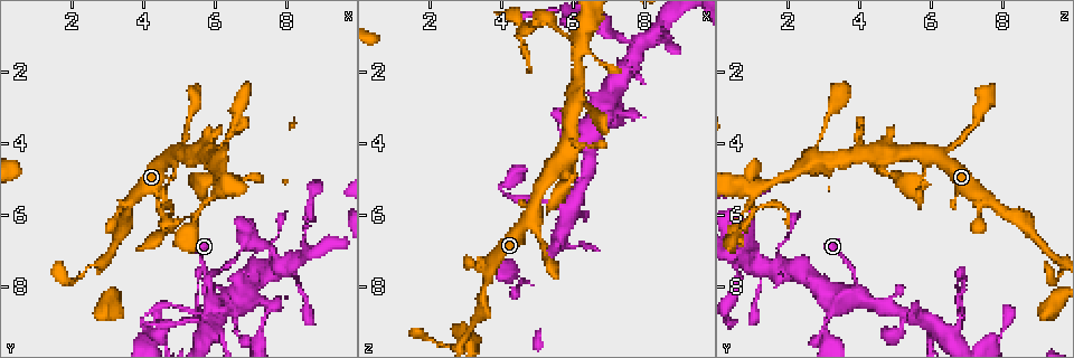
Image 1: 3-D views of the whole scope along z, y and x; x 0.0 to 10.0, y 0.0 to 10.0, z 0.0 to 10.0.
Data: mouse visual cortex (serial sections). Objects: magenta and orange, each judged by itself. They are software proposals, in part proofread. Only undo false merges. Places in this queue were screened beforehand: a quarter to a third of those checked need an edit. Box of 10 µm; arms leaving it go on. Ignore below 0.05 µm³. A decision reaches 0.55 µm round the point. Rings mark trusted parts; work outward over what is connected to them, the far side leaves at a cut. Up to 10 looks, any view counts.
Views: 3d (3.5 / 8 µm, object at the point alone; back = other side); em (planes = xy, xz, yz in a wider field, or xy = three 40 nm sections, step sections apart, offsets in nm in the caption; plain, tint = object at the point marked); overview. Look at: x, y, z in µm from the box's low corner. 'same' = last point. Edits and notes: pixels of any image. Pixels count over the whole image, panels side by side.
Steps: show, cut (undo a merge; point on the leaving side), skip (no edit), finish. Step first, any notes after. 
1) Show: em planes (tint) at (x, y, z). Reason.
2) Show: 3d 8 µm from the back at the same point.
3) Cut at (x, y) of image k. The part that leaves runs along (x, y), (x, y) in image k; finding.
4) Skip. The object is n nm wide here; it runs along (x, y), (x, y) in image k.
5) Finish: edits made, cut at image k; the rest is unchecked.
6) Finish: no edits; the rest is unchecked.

Show: 3d 8 µm at (6.05, 4.45, 2.90). Abrupt turn.

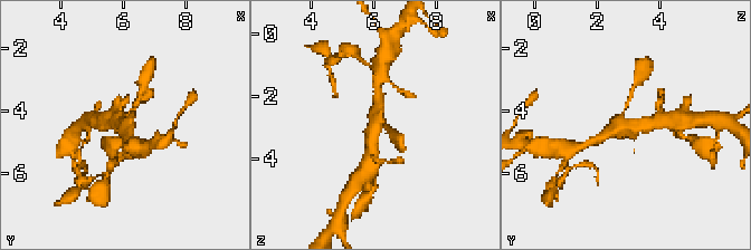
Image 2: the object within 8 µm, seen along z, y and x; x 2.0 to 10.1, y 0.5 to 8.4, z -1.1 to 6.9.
Show: em xy step 2 (tint) at the same point. Need the tissue.

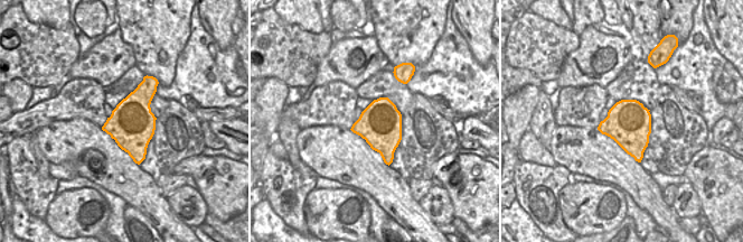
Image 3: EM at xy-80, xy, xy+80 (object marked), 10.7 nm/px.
Skip. The object is 480 nm wide here; it runs along (656, 122), (620, 127), (599, 140) in image 2; continuous, no second cell.

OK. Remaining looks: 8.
Show: 3d 3.5 µm from the back at (6.35, 8.15, 4.00). Arms part here.

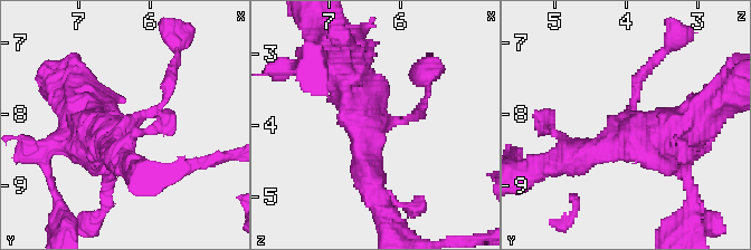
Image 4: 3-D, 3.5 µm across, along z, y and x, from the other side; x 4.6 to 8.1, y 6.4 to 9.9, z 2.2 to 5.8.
Show: em xy step 1 (tint) at (6.30, 8.20, 3.95).

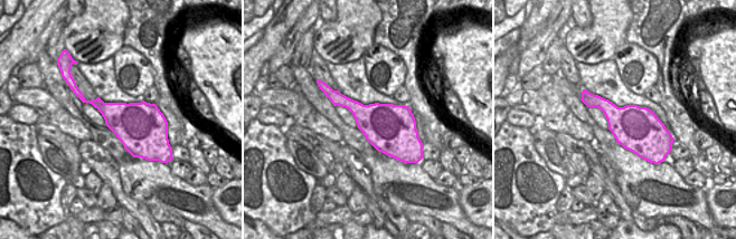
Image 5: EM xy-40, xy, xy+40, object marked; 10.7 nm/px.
Skip. 3 arms meet here; the arms are 150, 300, 600 nm wide; it runs along (642, 76), (629, 127), (687, 127) in image 4; one cell here.

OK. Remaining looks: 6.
Show: 3d 3.5 µm at (5.95, 8.85, 5.85). Abrupt turn.

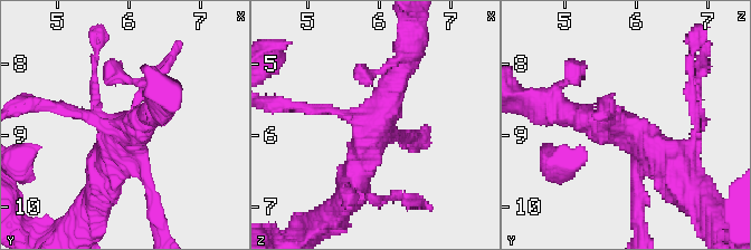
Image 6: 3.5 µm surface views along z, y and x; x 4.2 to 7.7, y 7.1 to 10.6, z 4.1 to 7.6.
Show: em xy step 5 (tint) at (5.95, 8.85, 5.80). 4 arms meet here; the arms are 150, 150, 350, 450 nm wide.

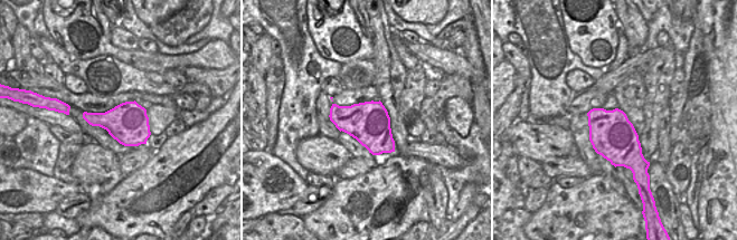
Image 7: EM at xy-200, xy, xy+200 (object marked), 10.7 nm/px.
Cut at (59, 111) of image 6. The object is 460 nm wide here; a border runs along (340, 106), (330, 117) in image 7; a second cell is stuck on.

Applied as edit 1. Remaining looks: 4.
Show: 3d 3.5 µm at (7.85, 7.35, 1.35).

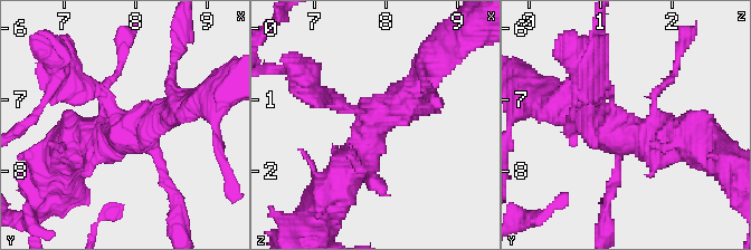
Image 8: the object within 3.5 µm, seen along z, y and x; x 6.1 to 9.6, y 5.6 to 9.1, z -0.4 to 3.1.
Show: em planes (tint) at (7.75, 7.45, 1.30). Now the EM.

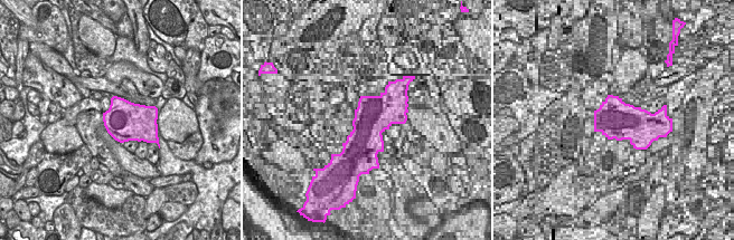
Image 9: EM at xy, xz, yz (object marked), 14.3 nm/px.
Show: em xy step 5 (tint) at the same point.

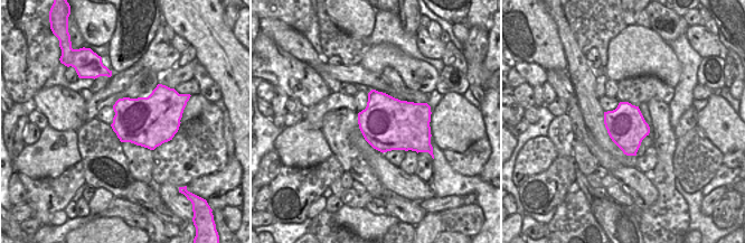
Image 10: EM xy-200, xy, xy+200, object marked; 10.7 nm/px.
Skip. Continuous, no second cell.

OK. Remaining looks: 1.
Finish: edits made, cut at image 6; the rest is unchecked.

